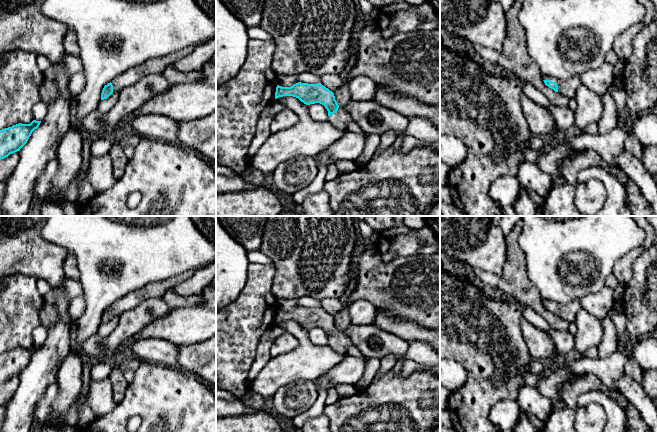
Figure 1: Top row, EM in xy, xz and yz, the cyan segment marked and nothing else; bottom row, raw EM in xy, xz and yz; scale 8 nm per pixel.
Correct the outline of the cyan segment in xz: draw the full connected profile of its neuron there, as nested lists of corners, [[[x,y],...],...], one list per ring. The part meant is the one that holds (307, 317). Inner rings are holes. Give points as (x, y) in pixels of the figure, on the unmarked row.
[[[298,306],[291,311],[277,309],[275,323],[283,320],[293,320],[306,329],[320,327],[328,335],[328,346],[338,354],[346,355],[347,349],[353,345],[346,329],[339,330],[334,317],[321,307],[308,308]]]

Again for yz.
[[[543,299],[542,302],[546,310],[558,316],[568,324],[575,321],[576,314],[581,309],[579,299],[575,299],[567,304],[556,303],[549,299]]]

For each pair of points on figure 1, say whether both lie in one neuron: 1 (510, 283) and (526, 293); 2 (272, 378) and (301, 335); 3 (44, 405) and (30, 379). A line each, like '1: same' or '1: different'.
1: same
2: same
3: different

